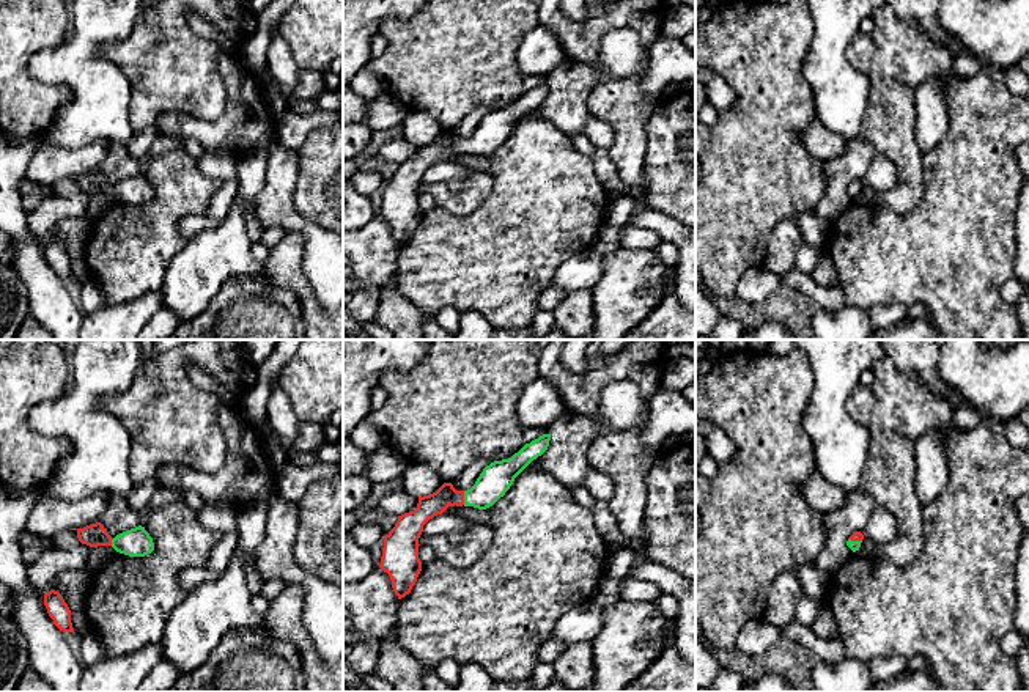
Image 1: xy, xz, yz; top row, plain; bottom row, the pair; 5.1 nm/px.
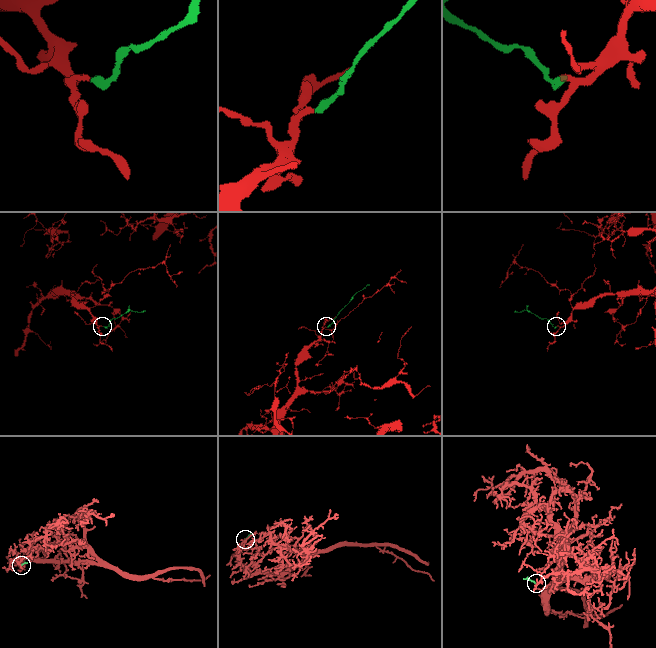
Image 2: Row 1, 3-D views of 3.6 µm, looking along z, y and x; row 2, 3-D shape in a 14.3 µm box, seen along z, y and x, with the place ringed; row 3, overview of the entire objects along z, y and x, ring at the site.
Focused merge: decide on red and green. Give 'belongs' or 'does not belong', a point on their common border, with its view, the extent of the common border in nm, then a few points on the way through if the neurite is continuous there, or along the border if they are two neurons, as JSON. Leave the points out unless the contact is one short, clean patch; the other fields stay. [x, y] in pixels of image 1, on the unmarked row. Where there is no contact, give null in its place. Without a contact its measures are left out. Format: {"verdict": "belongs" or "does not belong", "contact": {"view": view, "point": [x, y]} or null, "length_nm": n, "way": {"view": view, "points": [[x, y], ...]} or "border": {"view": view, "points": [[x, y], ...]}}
{"verdict": "belongs", "contact": {"view": "xz", "point": [463, 145]}, "length_nm": 70, "way": {"view": "xz", "points": [[435, 151], [444, 145], [463, 145], [479, 143], [496, 126]]}}

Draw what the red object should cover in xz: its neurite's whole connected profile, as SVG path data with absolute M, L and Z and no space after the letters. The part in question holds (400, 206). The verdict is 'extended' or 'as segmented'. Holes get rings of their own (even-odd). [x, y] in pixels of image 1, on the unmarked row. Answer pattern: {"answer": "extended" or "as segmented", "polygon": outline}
{"answer": "extended", "polygon": "M551 82L526 91L508 107L494 109L483 116L475 132L467 138L456 138L444 131L436 140L419 145L414 159L398 164L395 175L384 184L379 215L389 222L398 247L411 241L422 219L419 206L419 186L423 173L448 154L492 154L513 132L514 126L549 94Z"}

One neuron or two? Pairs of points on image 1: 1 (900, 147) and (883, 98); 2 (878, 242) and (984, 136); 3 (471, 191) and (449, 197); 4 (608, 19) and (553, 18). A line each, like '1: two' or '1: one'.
1: one
2: one
3: one
4: one

